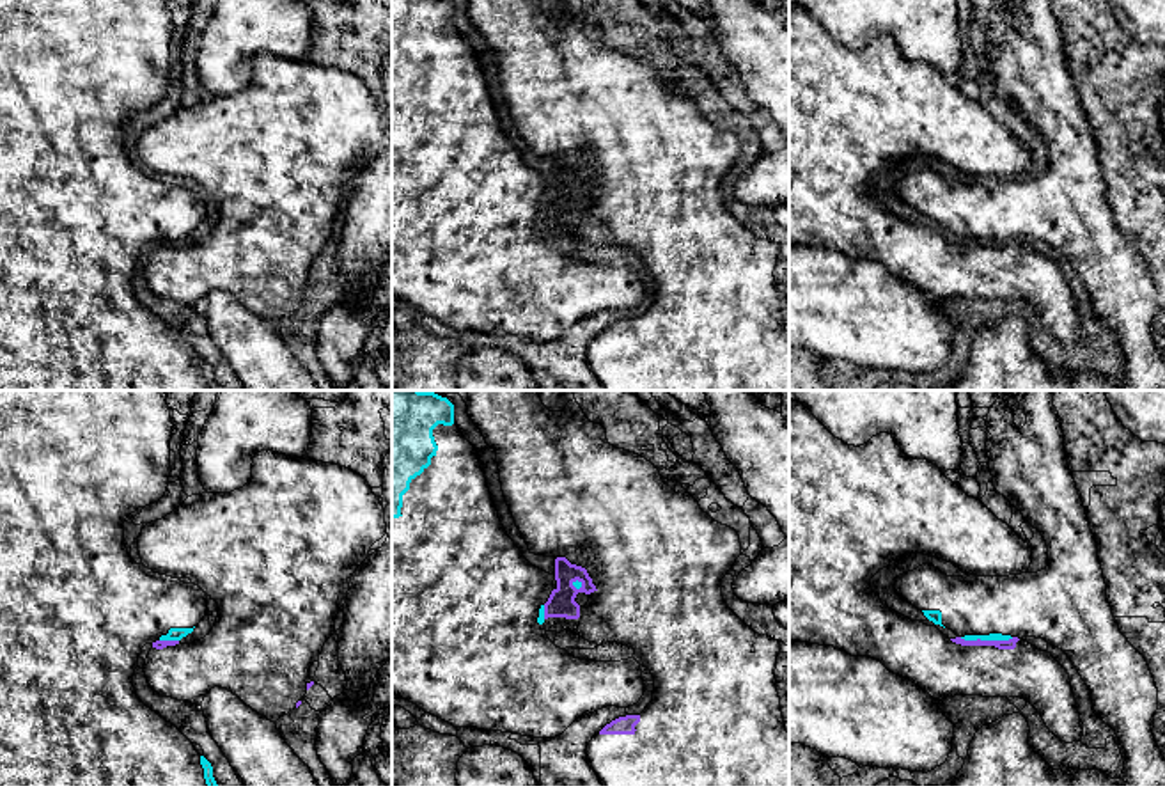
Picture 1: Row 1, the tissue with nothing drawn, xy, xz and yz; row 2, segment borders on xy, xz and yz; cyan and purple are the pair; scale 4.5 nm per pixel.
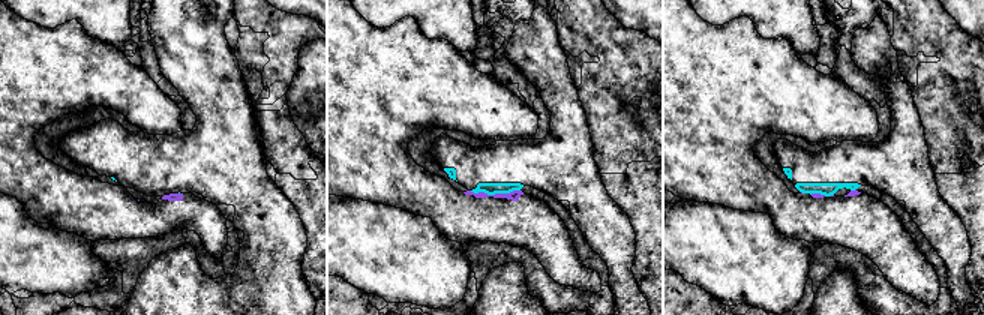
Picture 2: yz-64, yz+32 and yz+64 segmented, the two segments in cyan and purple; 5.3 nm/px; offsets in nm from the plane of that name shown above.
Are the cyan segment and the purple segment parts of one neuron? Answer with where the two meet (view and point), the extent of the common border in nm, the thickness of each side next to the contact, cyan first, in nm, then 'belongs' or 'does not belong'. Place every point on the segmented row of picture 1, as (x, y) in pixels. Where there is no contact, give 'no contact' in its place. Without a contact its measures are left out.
yz (986, 639) | 240 nm | 30/50 nm | does not belong

